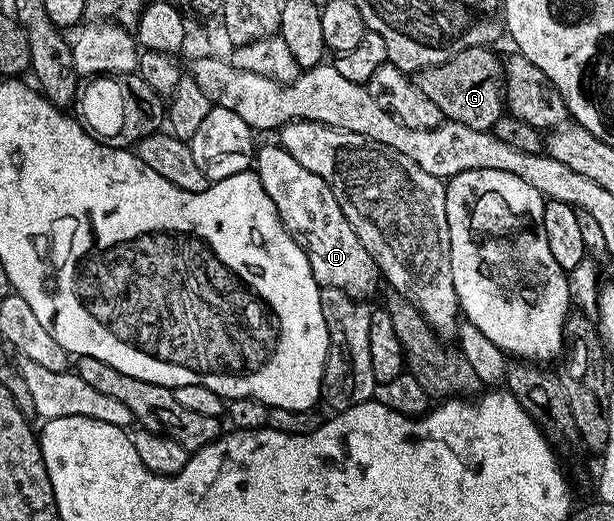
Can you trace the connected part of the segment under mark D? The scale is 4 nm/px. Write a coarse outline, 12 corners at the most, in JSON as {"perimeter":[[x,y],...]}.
{"perimeter":[[279,145],[254,170],[317,283],[368,297],[380,270],[330,185]]}

